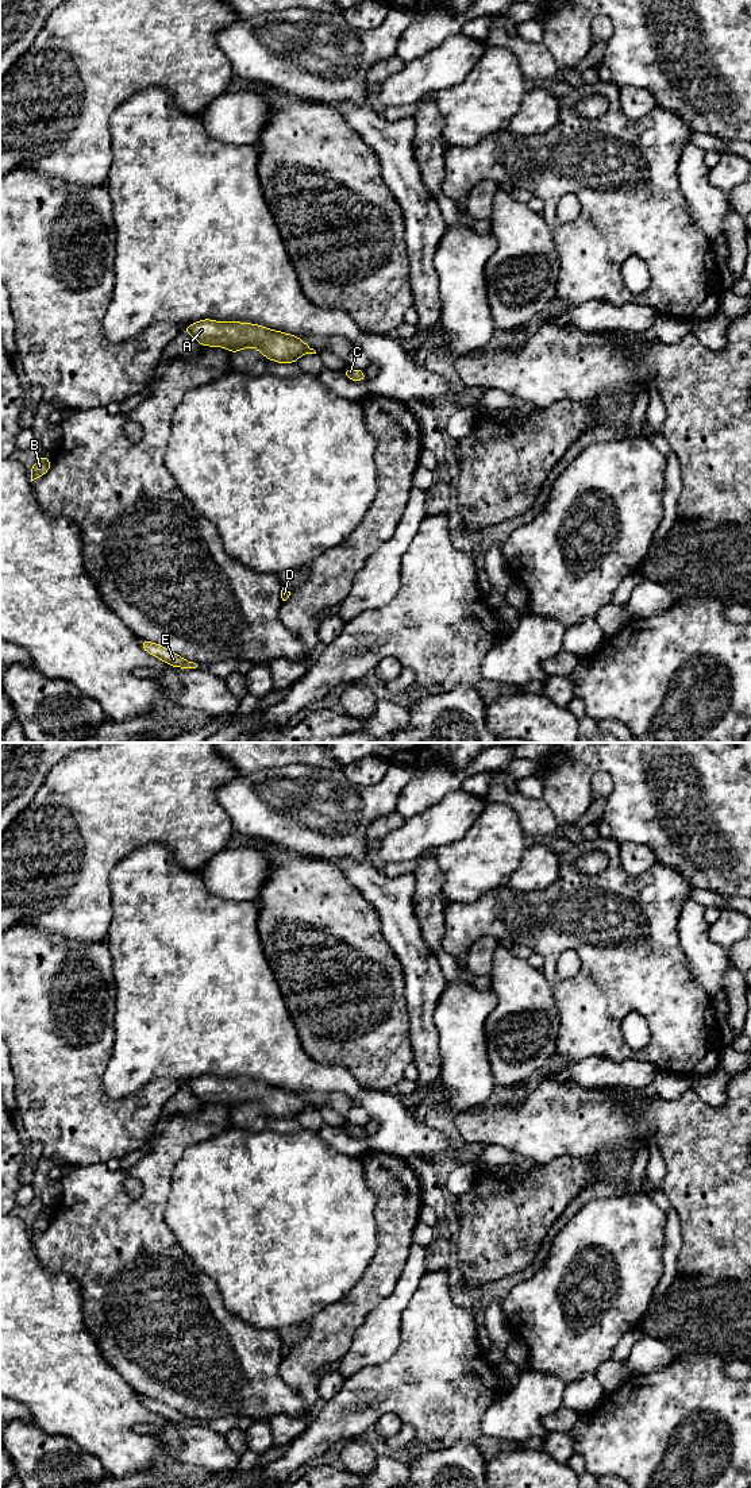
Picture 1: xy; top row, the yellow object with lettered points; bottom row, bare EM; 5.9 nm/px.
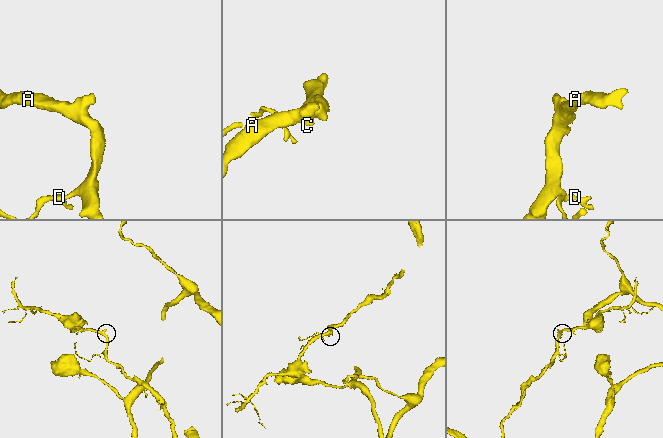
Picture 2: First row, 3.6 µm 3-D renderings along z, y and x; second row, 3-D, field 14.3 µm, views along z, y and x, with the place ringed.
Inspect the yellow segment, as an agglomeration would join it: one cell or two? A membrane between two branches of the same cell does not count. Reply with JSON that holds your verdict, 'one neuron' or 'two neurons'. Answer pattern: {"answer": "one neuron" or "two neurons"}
{"answer": "one neuron"}

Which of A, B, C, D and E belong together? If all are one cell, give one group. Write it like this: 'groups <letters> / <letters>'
groups A B C D E

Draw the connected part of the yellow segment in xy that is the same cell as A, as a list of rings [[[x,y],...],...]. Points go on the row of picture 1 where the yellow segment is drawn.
[[[204,319],[182,328],[201,346],[224,347],[232,354],[255,347],[263,356],[277,363],[294,363],[304,354],[316,354],[300,338],[281,331],[239,321]]]

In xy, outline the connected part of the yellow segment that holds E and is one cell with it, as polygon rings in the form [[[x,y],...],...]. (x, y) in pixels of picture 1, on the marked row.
[[[140,640],[140,645],[146,652],[170,664],[172,667],[181,667],[181,668],[196,668],[197,667],[196,663],[185,660],[184,658],[178,656],[174,652],[170,652],[169,649],[166,649],[165,647],[159,644],[155,644],[147,640]]]

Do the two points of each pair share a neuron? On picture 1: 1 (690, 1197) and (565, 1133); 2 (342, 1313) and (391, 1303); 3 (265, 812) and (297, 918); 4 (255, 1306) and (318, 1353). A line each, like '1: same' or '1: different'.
1: same
2: different
3: different
4: different

